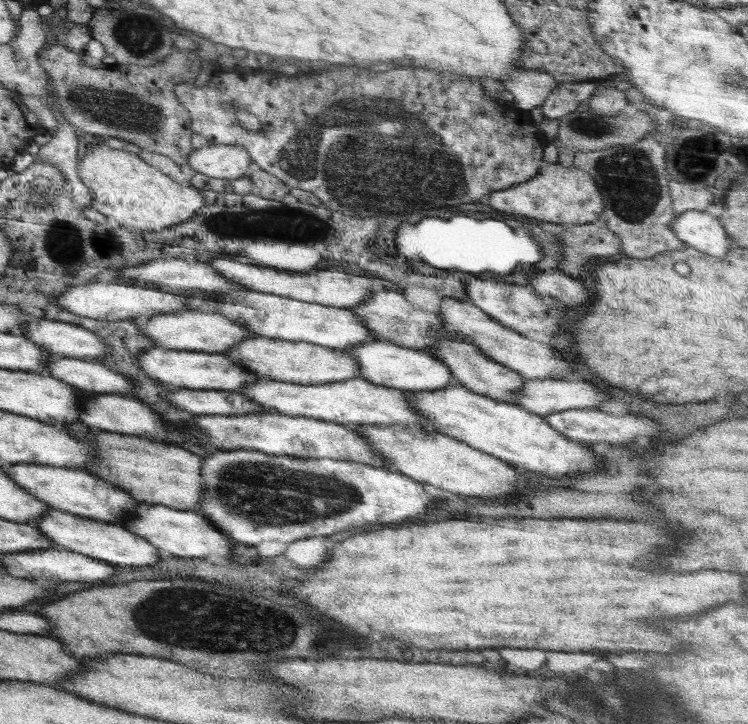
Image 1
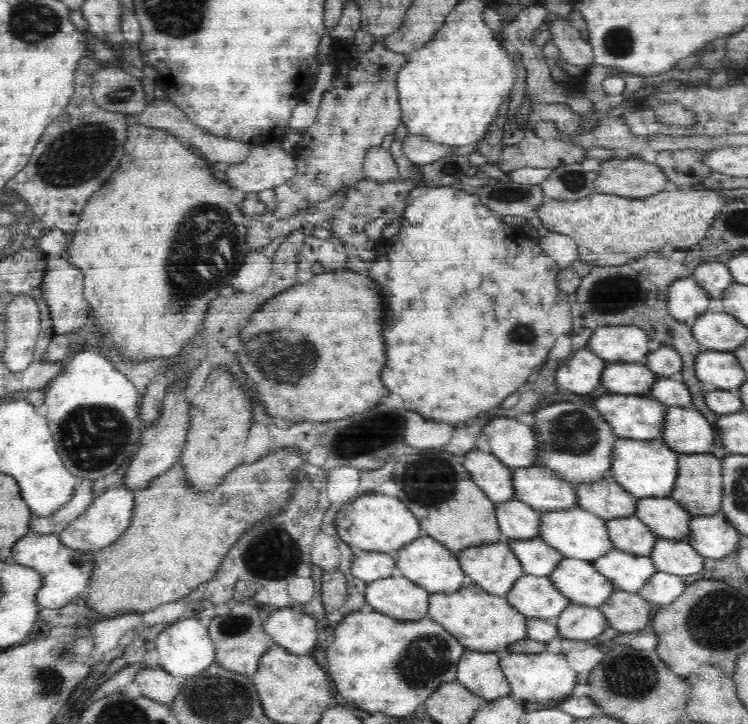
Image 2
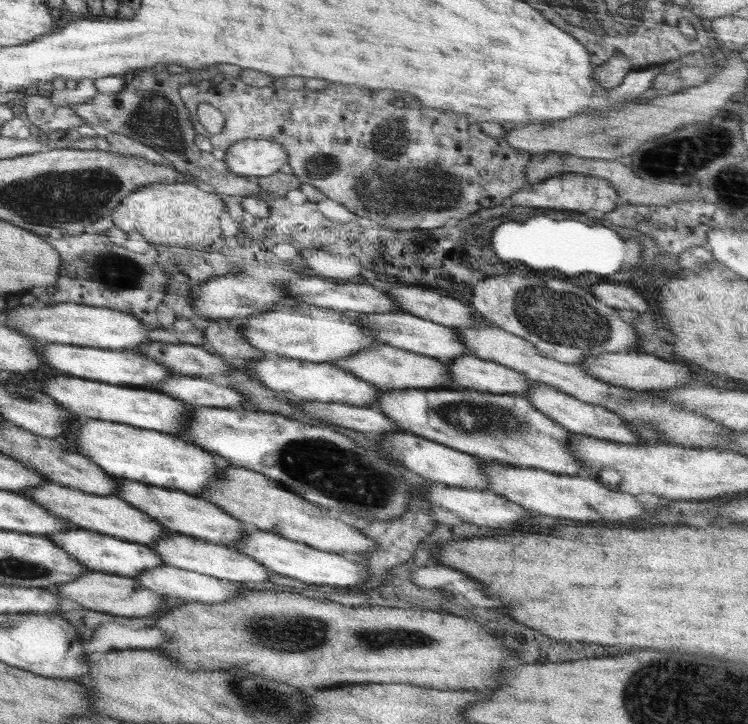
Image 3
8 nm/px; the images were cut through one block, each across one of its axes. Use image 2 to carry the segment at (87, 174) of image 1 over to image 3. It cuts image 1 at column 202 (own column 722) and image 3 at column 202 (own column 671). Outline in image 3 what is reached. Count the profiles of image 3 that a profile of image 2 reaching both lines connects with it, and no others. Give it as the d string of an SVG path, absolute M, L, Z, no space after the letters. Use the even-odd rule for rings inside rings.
M190 183L148 184L126 196L111 213L113 226L126 233L139 232L151 244L163 245L197 245L209 248L220 237L220 215L226 211L226 205L215 193L200 190Z

